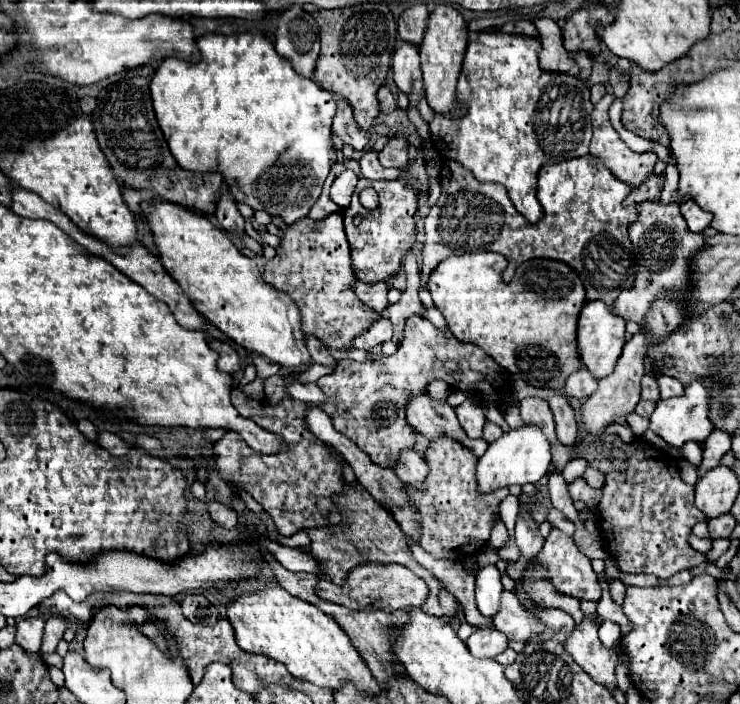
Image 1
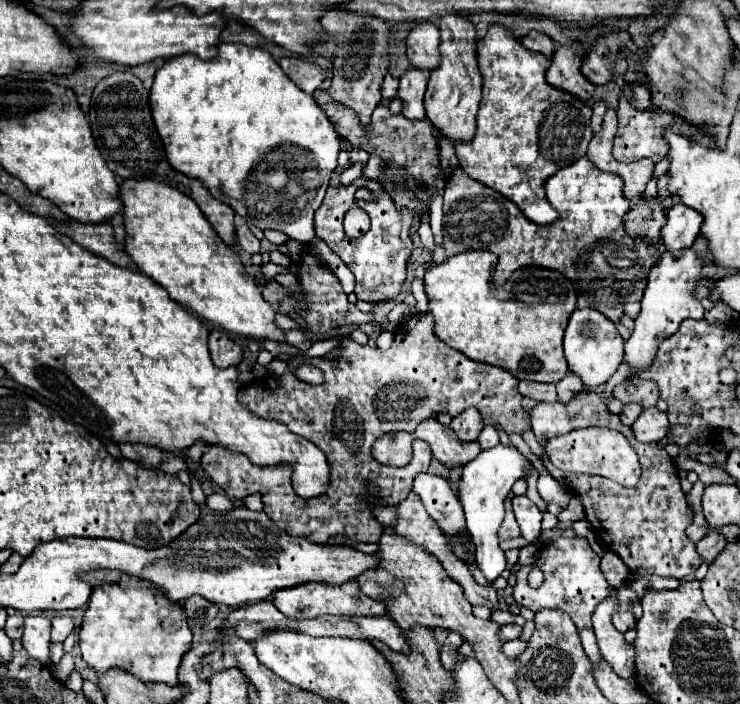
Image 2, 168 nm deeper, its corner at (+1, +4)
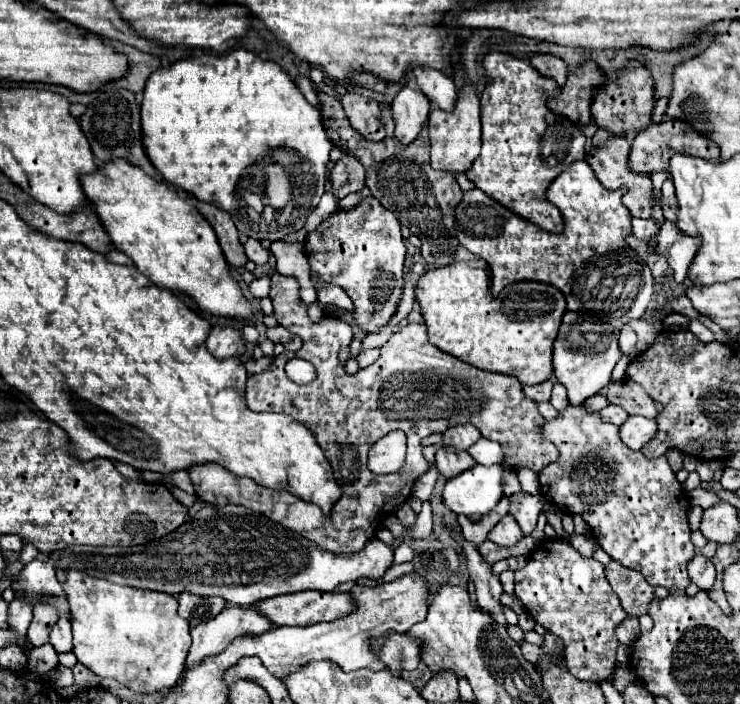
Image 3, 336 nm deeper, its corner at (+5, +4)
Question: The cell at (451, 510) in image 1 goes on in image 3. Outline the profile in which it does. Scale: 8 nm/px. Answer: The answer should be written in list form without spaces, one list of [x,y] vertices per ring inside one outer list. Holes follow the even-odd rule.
[[[505,515],[489,532],[487,539],[497,543],[499,547],[511,547],[523,537],[517,521],[511,515]]]

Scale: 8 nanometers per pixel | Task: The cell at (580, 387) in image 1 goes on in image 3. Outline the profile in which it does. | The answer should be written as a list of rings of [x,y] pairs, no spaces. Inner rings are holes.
[[[555,383],[549,403],[551,403],[557,411],[563,411],[563,409],[569,405],[569,399],[567,399],[567,389],[565,389],[561,383]]]

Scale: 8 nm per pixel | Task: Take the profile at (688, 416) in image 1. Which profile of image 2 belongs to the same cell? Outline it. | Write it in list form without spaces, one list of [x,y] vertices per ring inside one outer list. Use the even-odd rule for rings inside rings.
[[[649,407],[649,409],[643,409],[643,413],[633,423],[631,429],[641,443],[653,443],[653,441],[661,441],[669,435],[671,423],[669,423],[667,411],[659,411],[657,407]]]

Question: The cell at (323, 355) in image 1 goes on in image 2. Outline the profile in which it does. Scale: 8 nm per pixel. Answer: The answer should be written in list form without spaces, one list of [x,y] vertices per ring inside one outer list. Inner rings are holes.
[[[287,331],[287,343],[297,347],[299,351],[307,351],[311,347],[311,341],[301,331]]]

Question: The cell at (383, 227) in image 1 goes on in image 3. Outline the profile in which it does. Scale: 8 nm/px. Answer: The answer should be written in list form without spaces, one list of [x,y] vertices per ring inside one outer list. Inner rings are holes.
[[[367,197],[353,211],[335,211],[307,235],[305,253],[317,283],[341,287],[353,301],[353,317],[361,331],[379,333],[389,325],[403,295],[405,245],[401,225],[375,197]]]

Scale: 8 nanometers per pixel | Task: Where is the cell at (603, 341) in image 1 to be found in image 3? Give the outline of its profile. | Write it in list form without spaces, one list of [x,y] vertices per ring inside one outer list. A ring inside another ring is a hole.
[[[565,313],[563,315],[563,323],[559,327],[559,335],[553,345],[553,375],[561,385],[565,385],[571,405],[581,405],[585,399],[599,393],[611,381],[611,371],[617,365],[619,357],[621,357],[621,351],[617,345],[617,335],[613,333],[613,327],[609,323],[599,323],[599,321],[595,321],[587,315],[581,315],[581,313]],[[567,315],[577,315],[577,321],[567,325]]]

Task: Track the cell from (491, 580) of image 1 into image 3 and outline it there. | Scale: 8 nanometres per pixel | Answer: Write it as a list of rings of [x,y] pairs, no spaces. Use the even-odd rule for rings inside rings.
[[[475,465],[473,469],[449,479],[443,489],[443,505],[453,513],[487,515],[501,499],[501,465]]]

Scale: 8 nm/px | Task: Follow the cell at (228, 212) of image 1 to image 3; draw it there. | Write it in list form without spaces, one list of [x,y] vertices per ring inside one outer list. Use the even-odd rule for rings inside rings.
[[[249,239],[245,243],[245,253],[255,265],[265,265],[269,261],[269,249],[265,249],[257,239]]]

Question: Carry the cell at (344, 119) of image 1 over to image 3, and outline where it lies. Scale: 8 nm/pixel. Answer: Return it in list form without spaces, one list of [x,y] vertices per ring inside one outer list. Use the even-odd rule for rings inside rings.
[[[321,93],[321,115],[327,129],[329,139],[341,151],[355,155],[363,167],[367,169],[367,187],[371,195],[389,211],[395,213],[401,225],[405,225],[415,237],[425,239],[421,243],[423,259],[433,267],[445,267],[455,261],[455,251],[459,247],[457,241],[457,223],[455,223],[455,207],[461,203],[463,191],[457,181],[449,173],[435,173],[429,165],[429,137],[427,129],[423,129],[411,145],[401,145],[395,137],[385,137],[383,141],[367,141],[363,139],[345,119],[343,109],[335,97]]]

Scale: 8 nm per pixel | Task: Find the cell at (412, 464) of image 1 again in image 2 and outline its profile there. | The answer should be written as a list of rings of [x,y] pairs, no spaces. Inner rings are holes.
[[[419,473],[413,479],[413,491],[421,497],[427,513],[445,533],[467,533],[459,497],[447,479],[431,473]]]

